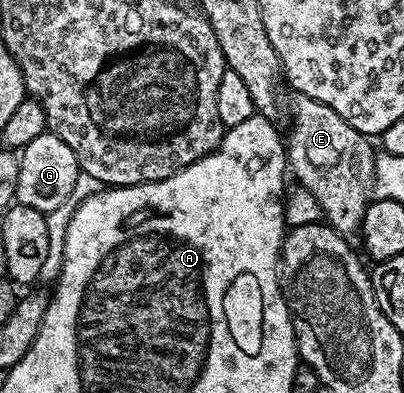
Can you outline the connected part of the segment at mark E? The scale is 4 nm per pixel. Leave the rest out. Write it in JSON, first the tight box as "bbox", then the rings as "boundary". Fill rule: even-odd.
{"bbox":[286,95,376,238],"boundary":[[[299,95],[293,96],[290,101],[290,121],[292,130],[286,133],[286,161],[290,166],[290,173],[297,177],[299,188],[310,191],[320,205],[323,220],[331,225],[343,237],[351,238],[352,233],[361,232],[364,216],[368,210],[368,202],[373,200],[376,183],[376,158],[372,153],[372,145],[365,134],[360,133],[338,111],[326,107],[326,103],[318,103],[318,99],[310,99]]]}

